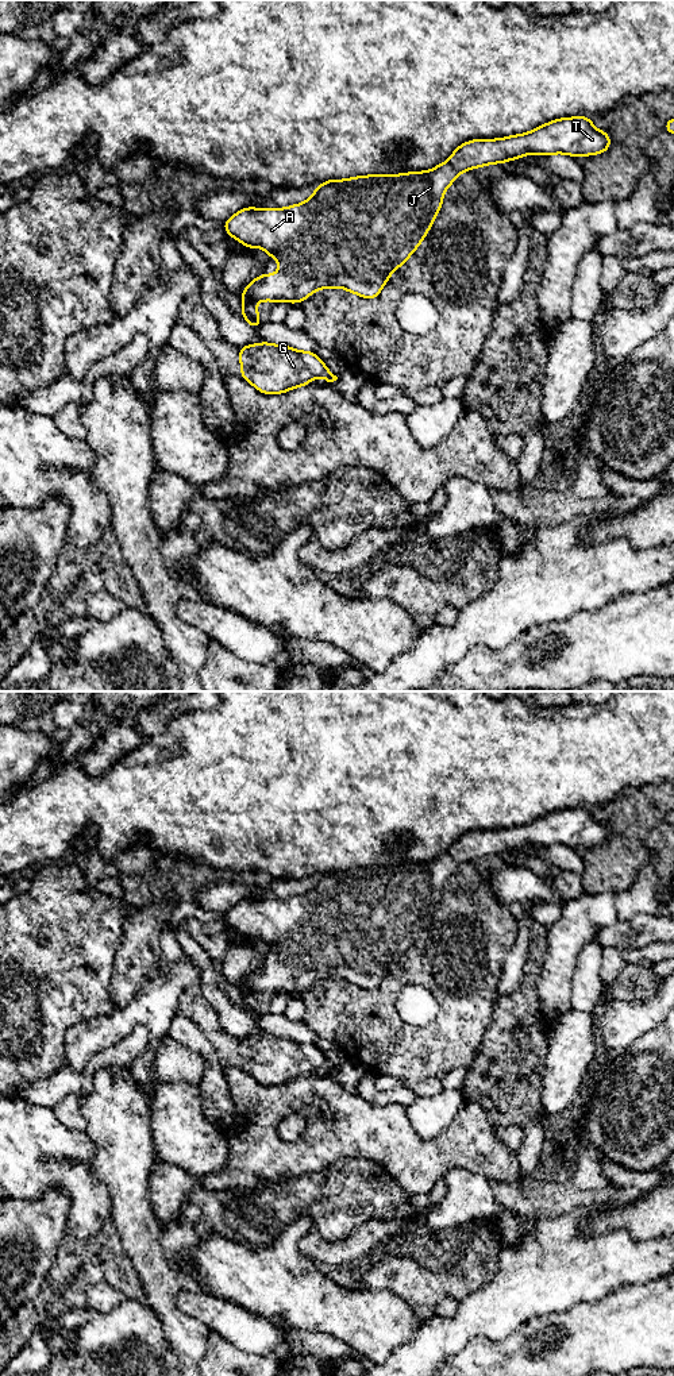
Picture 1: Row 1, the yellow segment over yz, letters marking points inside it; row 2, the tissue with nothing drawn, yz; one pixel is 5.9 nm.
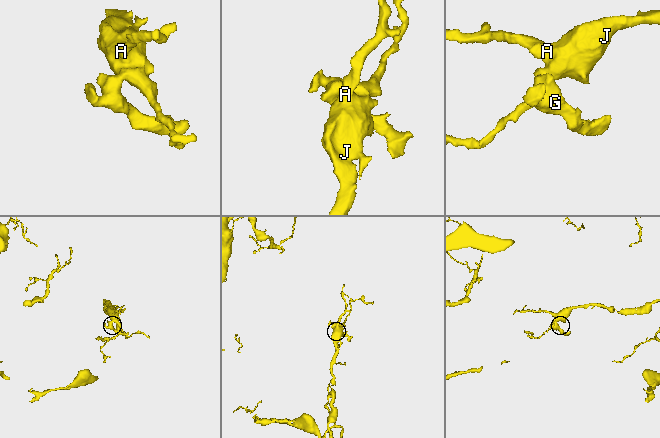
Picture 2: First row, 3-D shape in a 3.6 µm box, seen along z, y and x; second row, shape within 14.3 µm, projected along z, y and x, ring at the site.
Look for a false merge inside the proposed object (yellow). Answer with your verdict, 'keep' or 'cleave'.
cleave

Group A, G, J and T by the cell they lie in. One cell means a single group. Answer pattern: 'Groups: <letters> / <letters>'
Groups: A J T / G

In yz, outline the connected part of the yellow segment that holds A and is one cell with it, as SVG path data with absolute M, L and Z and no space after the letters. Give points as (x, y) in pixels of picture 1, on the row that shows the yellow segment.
M589 116L561 117L527 134L465 142L452 151L450 159L427 171L327 180L303 204L288 208L243 208L224 221L226 234L246 248L261 247L269 258L277 258L278 273L254 278L240 297L254 302L297 304L319 289L342 288L373 300L392 273L407 262L427 236L447 188L461 173L490 163L502 165L527 154L586 157L602 154L609 147L609 134L597 130Z

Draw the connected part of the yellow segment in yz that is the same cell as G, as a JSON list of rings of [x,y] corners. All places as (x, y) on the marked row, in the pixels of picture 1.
[[[267,342],[239,347],[240,377],[262,394],[281,394],[315,378],[338,379],[312,351]]]

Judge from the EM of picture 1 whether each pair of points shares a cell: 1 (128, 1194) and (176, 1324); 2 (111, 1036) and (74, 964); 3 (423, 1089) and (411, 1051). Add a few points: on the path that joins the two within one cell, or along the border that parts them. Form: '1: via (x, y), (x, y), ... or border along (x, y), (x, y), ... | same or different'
1: via (138, 1226), (147, 1261), (162, 1284), (162, 1291) | same
2: border along (114, 1006), (108, 1014), (95, 1016), (72, 1026) | different
3: border along (389, 1074), (404, 1079), (438, 1078), (441, 1080) | different

